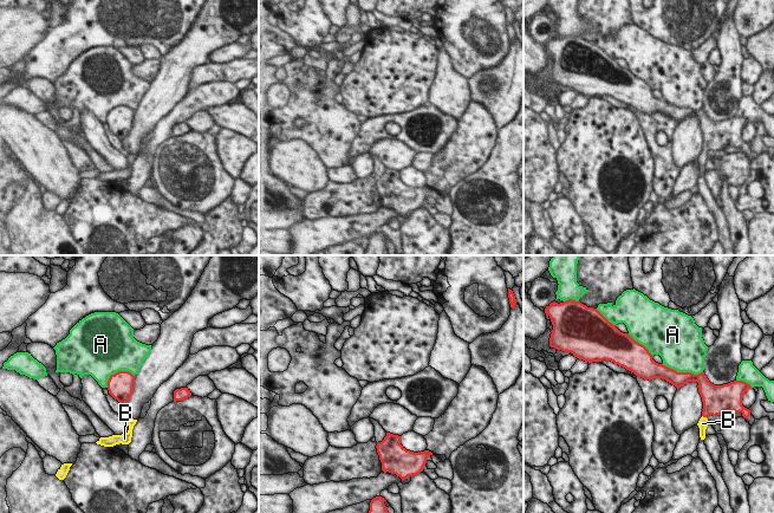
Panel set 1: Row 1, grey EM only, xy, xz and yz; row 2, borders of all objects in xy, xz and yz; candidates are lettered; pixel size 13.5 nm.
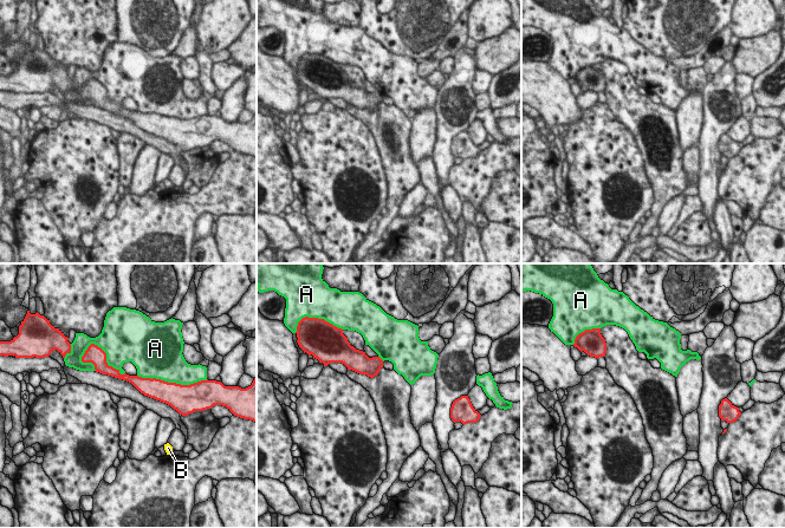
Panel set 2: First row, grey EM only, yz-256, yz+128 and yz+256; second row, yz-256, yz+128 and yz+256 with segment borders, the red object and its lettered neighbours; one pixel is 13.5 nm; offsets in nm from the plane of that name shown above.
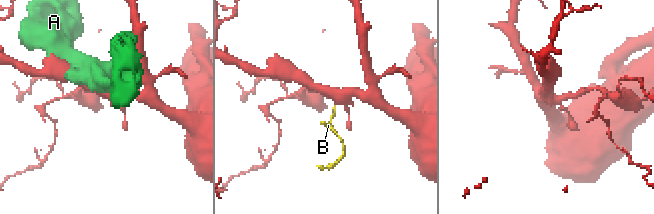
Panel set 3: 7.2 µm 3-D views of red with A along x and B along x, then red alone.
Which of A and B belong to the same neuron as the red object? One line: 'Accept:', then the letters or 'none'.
Accept: B

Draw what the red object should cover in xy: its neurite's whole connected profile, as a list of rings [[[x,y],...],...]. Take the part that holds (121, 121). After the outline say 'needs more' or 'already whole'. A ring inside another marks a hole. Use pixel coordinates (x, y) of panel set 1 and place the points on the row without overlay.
[[[118,106],[108,116],[109,129],[122,141],[129,137],[134,128],[135,111],[129,106]]]; already whole

